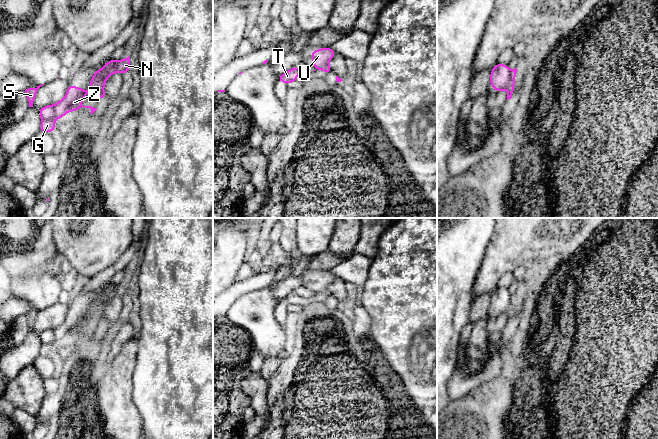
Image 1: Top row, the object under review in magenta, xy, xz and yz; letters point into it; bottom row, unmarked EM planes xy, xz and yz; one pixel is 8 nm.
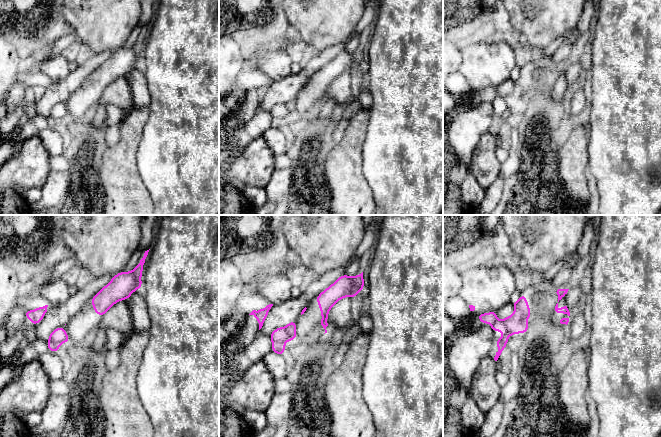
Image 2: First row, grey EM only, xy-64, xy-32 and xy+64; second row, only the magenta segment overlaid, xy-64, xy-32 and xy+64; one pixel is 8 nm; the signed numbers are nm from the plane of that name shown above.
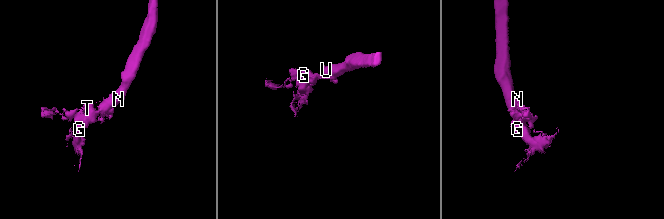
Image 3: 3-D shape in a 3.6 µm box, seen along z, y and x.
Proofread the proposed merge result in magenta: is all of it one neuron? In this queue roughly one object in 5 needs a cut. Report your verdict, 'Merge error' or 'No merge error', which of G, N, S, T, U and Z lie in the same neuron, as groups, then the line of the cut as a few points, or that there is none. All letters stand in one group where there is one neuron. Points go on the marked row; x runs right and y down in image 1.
Merge error. Groups: G S T Z / N U. Split along xy (106, 78), (90, 87)

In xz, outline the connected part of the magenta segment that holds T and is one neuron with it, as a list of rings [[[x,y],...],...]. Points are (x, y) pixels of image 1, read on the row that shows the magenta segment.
[[[292,67],[290,70],[283,73],[281,76],[277,76],[277,79],[282,83],[292,84],[294,81],[297,80],[299,73],[304,74],[302,69],[297,67]]]

